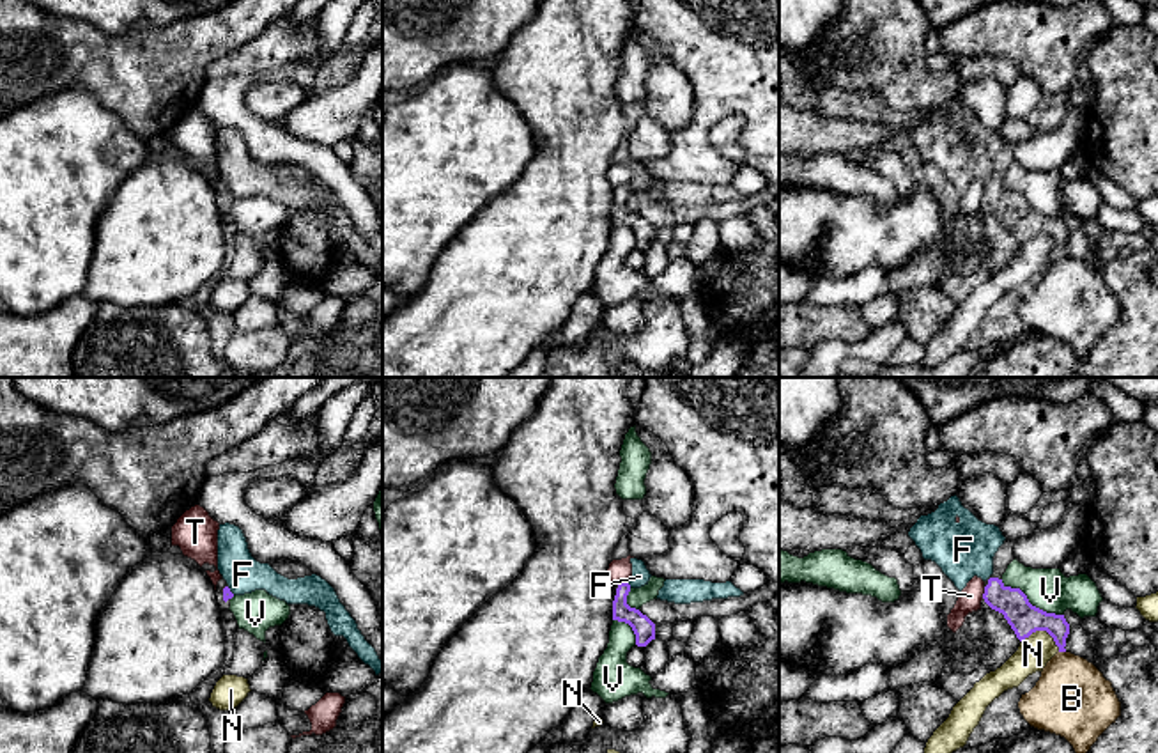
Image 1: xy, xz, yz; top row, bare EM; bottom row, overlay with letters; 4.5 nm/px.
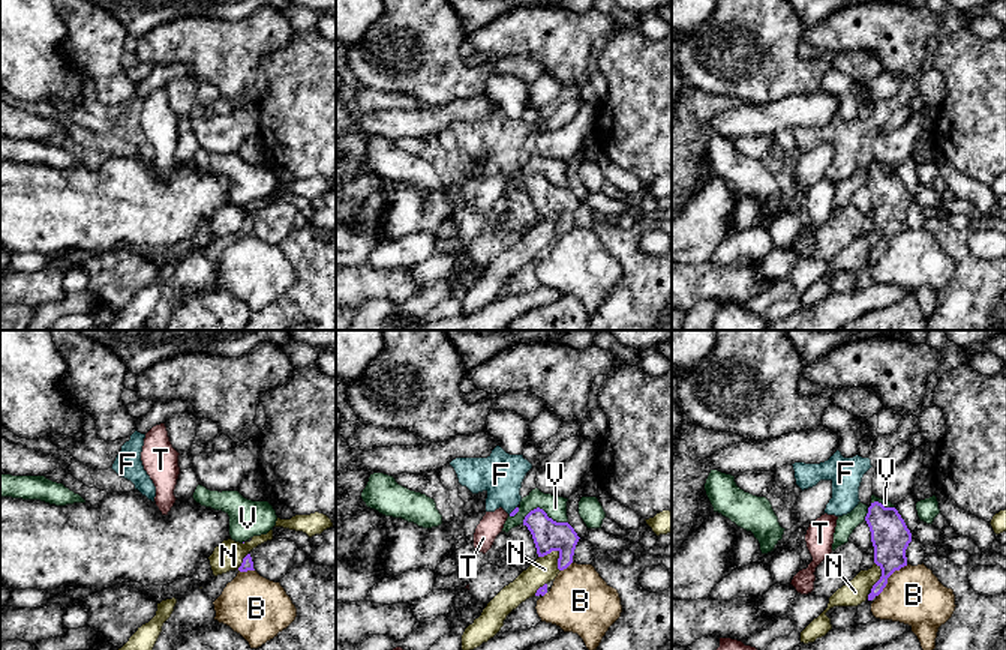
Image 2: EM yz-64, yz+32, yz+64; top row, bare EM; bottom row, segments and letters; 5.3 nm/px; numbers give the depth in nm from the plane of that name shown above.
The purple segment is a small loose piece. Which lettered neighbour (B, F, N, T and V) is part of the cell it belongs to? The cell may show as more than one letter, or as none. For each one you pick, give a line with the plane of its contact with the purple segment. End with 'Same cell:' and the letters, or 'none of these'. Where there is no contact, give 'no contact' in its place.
Same cell: none of these

